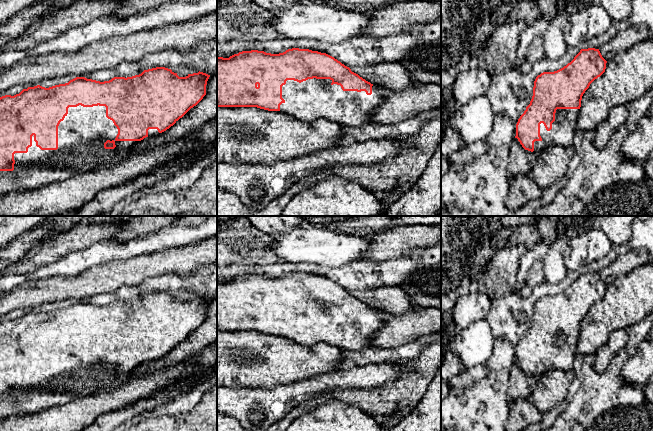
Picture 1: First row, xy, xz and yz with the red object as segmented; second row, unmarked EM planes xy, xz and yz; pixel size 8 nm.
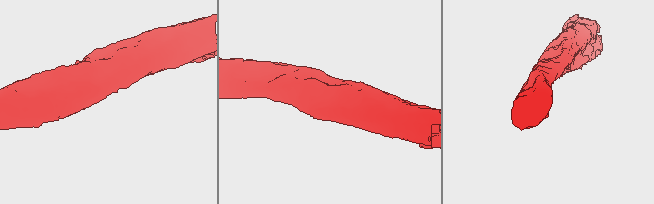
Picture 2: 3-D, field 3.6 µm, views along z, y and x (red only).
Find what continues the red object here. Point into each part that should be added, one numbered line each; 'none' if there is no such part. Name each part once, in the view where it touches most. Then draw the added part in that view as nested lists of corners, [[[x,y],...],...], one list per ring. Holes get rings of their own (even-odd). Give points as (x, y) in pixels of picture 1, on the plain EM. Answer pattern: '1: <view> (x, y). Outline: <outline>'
1: xy (81, 359). Outline: [[[105,330],[69,331],[68,338],[58,350],[58,373],[41,374],[36,370],[34,359],[32,370],[27,377],[14,378],[14,394],[0,395],[0,420],[9,416],[21,416],[25,413],[38,413],[54,406],[64,405],[100,390],[114,388],[119,381],[131,374],[140,365],[116,365],[118,353],[113,345],[106,341]],[[114,364],[114,373],[105,373],[104,367]]]

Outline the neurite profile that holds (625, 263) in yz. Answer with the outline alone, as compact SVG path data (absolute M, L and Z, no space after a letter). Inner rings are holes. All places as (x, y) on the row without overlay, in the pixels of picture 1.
M646 249L629 250L627 253L616 258L610 265L602 268L599 275L608 286L618 277L624 276L634 268L650 262L650 256Z

